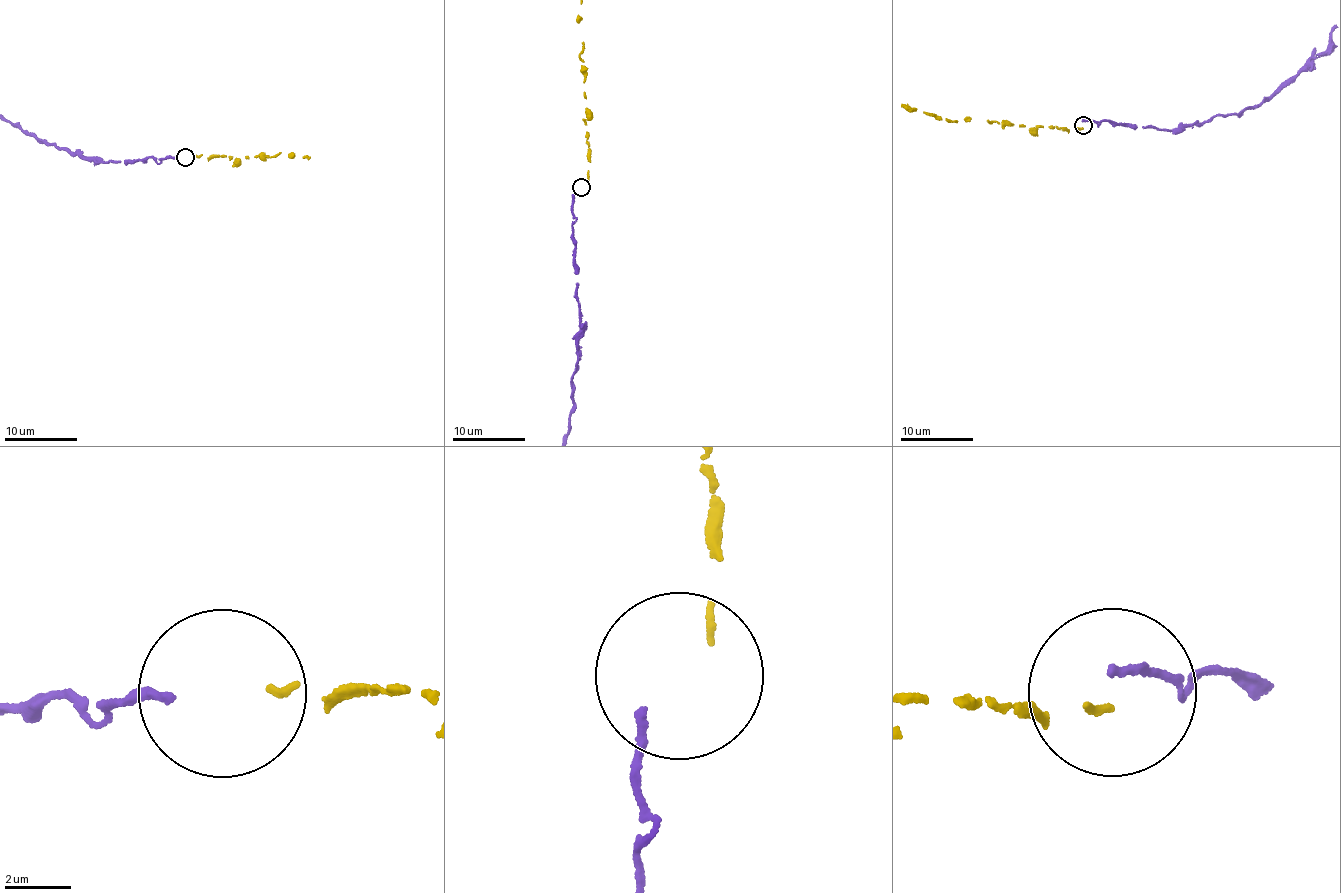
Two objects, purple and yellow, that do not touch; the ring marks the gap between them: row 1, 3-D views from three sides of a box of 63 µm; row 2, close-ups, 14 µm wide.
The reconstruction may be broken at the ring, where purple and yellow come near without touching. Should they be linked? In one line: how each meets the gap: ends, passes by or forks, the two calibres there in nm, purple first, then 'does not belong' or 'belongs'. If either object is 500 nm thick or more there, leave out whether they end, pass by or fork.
purple ends | yellow ends | 240/200 nm | does not belong

